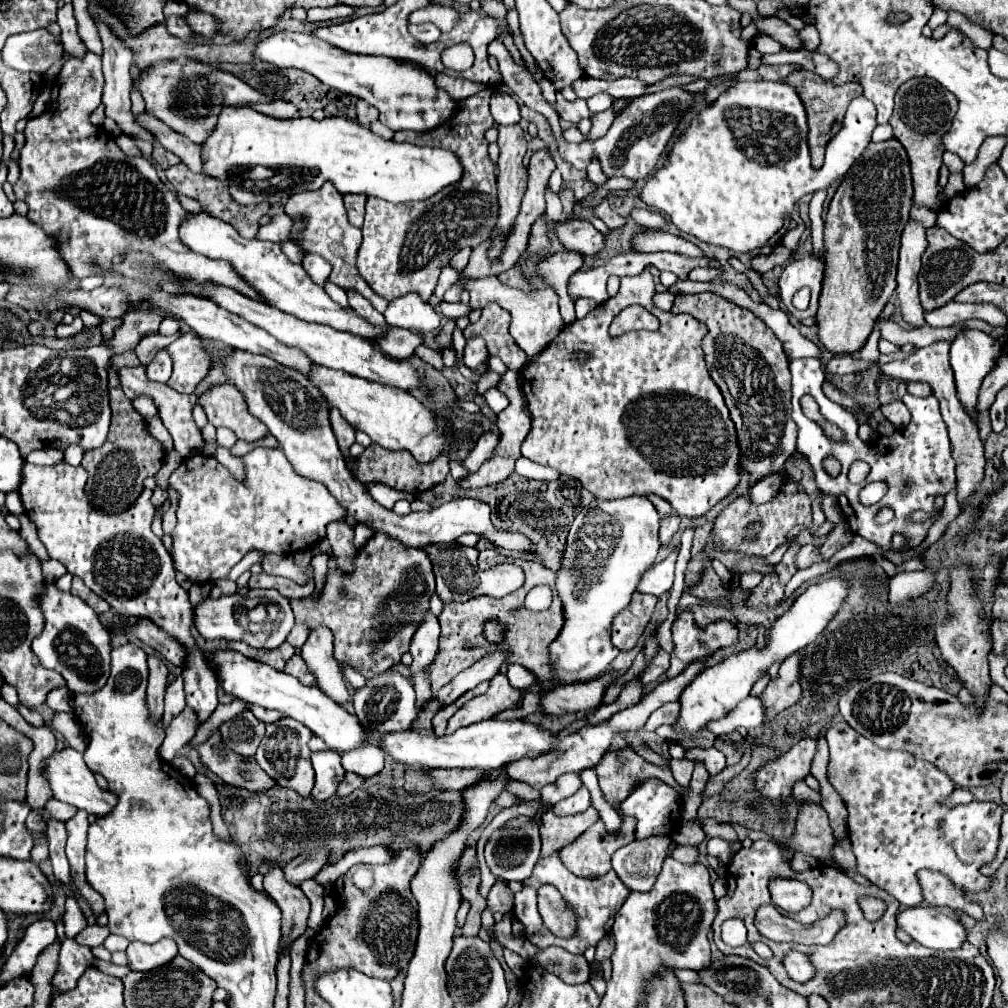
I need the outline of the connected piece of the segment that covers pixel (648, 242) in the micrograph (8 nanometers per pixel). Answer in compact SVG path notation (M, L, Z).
M663 230L635 232L631 240L631 248L635 252L657 252L659 250L659 252L675 252L683 256L697 256L697 258L703 256L703 252L693 242L667 234Z

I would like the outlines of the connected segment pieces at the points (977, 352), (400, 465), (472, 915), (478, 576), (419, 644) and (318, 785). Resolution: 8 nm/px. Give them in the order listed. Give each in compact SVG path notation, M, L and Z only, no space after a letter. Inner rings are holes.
M965 330L957 340L951 344L951 366L955 372L955 388L957 388L957 398L963 406L963 410L973 416L977 414L977 392L981 388L983 378L991 372L993 364L997 362L997 356L1001 354L1001 344L991 338L989 334L981 330Z
M371 444L357 458L357 472L355 474L363 484L381 482L381 484L387 484L389 488L395 488L395 490L401 490L401 492L417 492L417 494L421 494L421 492L427 492L433 486L441 484L445 480L447 472L449 472L447 456L439 456L435 462L429 462L429 464L421 466L421 464L417 464L413 460L413 456L409 456L409 452L389 452L389 450L381 448L379 444Z
M467 848L463 856L459 858L457 864L457 878L459 878L459 892L463 900L471 904L467 922L463 926L465 936L475 936L481 928L481 914L485 910L485 898L479 894L479 884L481 884L481 872L479 872L479 862L475 848Z
M459 542L427 544L427 546L419 546L419 548L427 552L431 564L433 564L433 572L437 578L437 596L441 598L443 604L465 602L465 600L469 600L473 596L481 596L481 594L493 596L493 598L503 598L503 596L515 592L525 580L523 570L519 566L513 566L513 564L499 564L491 570L479 570L475 548L461 546Z
M427 612L425 620L421 622L421 628L417 628L413 642L411 642L411 682L415 686L415 694L417 694L417 710L421 712L425 708L425 704L431 698L431 682L429 682L429 666L433 664L435 656L439 650L439 622L437 618Z
M333 750L313 752L311 764L317 774L311 798L317 806L323 806L331 796L335 796L335 790L337 790L339 782L343 780L345 770L341 768L341 754L333 752Z

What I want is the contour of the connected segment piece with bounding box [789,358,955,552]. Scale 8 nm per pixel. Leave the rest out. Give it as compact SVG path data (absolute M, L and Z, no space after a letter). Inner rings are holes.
M799 358L799 360L791 360L791 384L793 384L793 420L797 422L799 426L799 440L797 440L797 452L811 464L813 468L813 474L815 474L815 482L817 482L817 488L823 492L823 494L831 494L839 500L841 504L841 510L843 510L843 516L851 528L853 534L859 534L863 536L865 540L869 542L875 542L883 552L907 552L907 550L913 550L918 546L925 536L927 536L927 530L931 524L913 524L907 520L907 516L915 510L925 510L925 512L933 512L933 502L935 498L941 494L941 496L947 496L953 488L955 488L955 460L951 458L951 452L949 452L949 436L945 432L945 422L941 418L941 412L939 412L939 402L937 398L931 394L927 398L917 398L917 396L911 396L911 394L905 394L903 396L903 404L909 408L911 412L911 422L905 426L905 428L897 428L891 436L879 436L877 440L873 442L863 442L859 440L857 436L857 424L855 424L855 416L853 412L841 408L839 404L831 402L823 390L821 390L821 384L825 380L823 376L823 370L821 370L821 364L817 358ZM805 394L811 394L819 408L821 408L821 414L837 424L839 428L843 428L845 436L847 436L847 442L843 444L837 444L837 442L831 442L829 438L825 438L821 434L821 428L819 424L815 424L813 420L809 420L803 410L801 410L801 396ZM823 454L833 454L839 462L841 462L841 474L837 478L831 478L823 468L821 468L821 460L823 460ZM855 461L867 462L871 466L871 472L869 476L865 478L863 484L869 484L869 482L887 482L889 490L887 494L879 500L879 504L875 506L861 506L859 502L859 490L861 490L861 484L851 484L848 478L848 472ZM881 508L891 508L895 512L895 520L889 522L889 524L877 524L875 522L875 516ZM895 534L901 534L905 536L905 546L903 548L893 548L891 546L891 538Z

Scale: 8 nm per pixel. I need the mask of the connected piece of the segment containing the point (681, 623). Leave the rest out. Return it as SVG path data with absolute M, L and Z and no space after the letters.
M683 612L673 622L675 652L671 654L671 668L667 670L667 676L675 678L695 660L705 660L717 650L733 646L737 642L737 634L737 628L727 620L713 622L705 630L701 630L697 628L693 614Z

